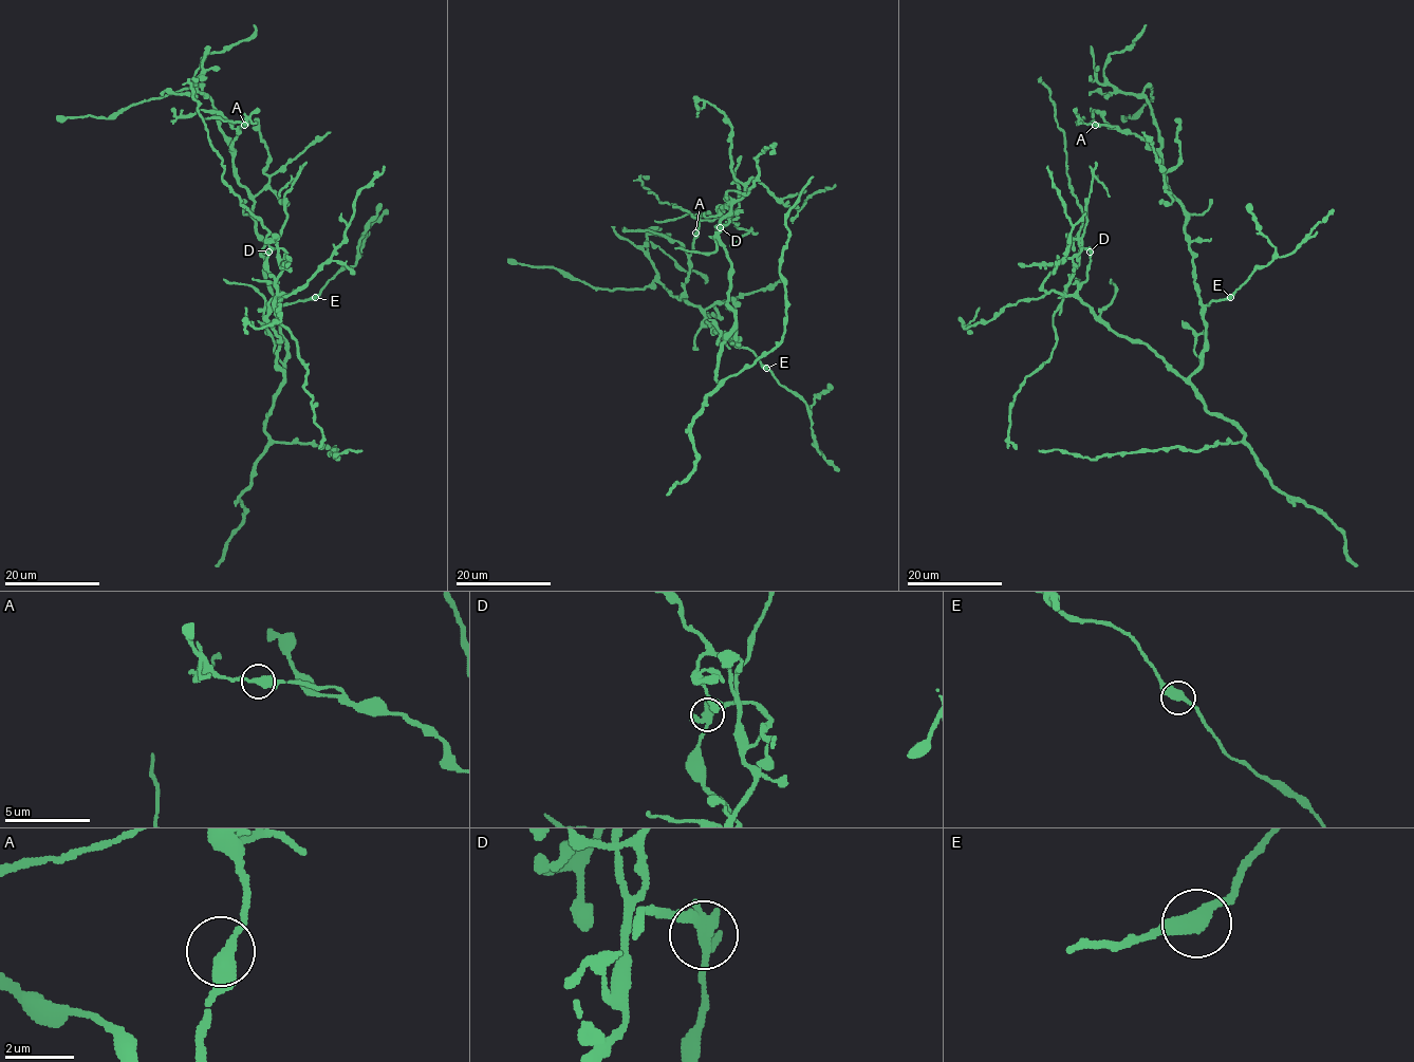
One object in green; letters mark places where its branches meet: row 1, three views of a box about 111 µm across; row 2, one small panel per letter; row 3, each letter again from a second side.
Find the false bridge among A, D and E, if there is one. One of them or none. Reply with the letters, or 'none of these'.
D

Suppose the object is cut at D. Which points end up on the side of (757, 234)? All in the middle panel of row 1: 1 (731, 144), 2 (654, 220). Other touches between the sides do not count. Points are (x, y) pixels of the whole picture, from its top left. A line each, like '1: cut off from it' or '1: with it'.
1: cut off from it
2: cut off from it

